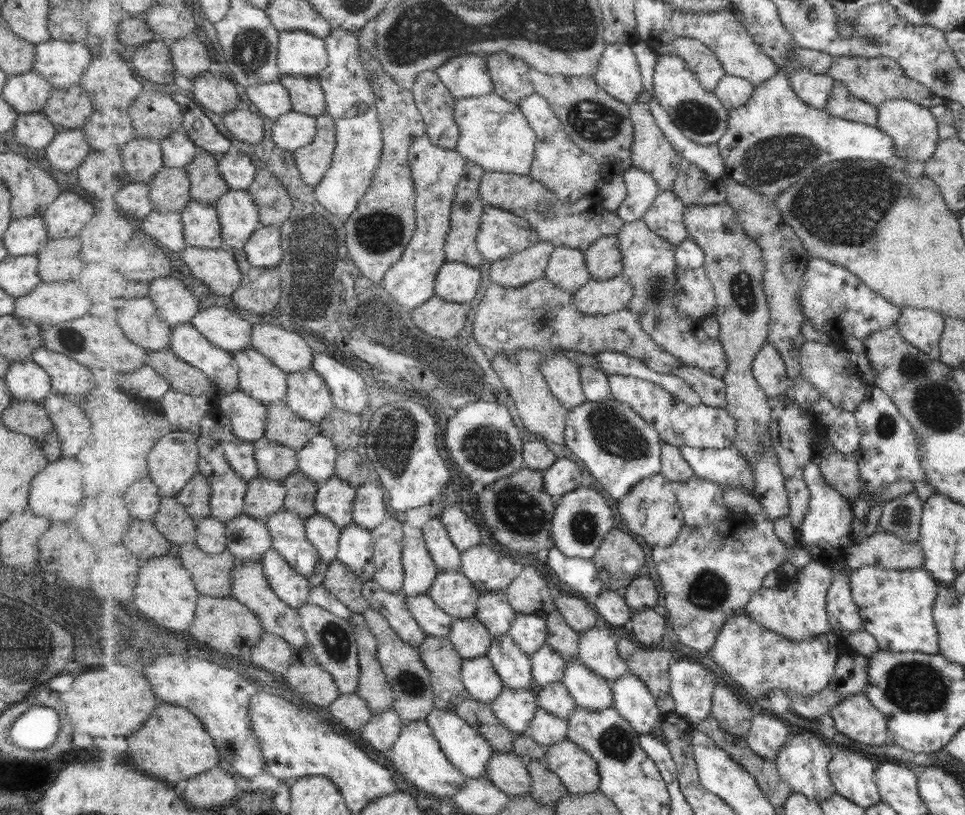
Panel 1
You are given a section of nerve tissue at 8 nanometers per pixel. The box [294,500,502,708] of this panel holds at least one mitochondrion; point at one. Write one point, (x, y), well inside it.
(336, 642)

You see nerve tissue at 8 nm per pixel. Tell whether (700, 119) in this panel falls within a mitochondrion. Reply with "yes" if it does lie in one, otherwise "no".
yes

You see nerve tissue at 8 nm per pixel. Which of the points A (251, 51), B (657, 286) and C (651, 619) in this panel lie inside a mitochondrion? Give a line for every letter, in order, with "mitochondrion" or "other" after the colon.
A: mitochondrion
B: mitochondrion
C: other

